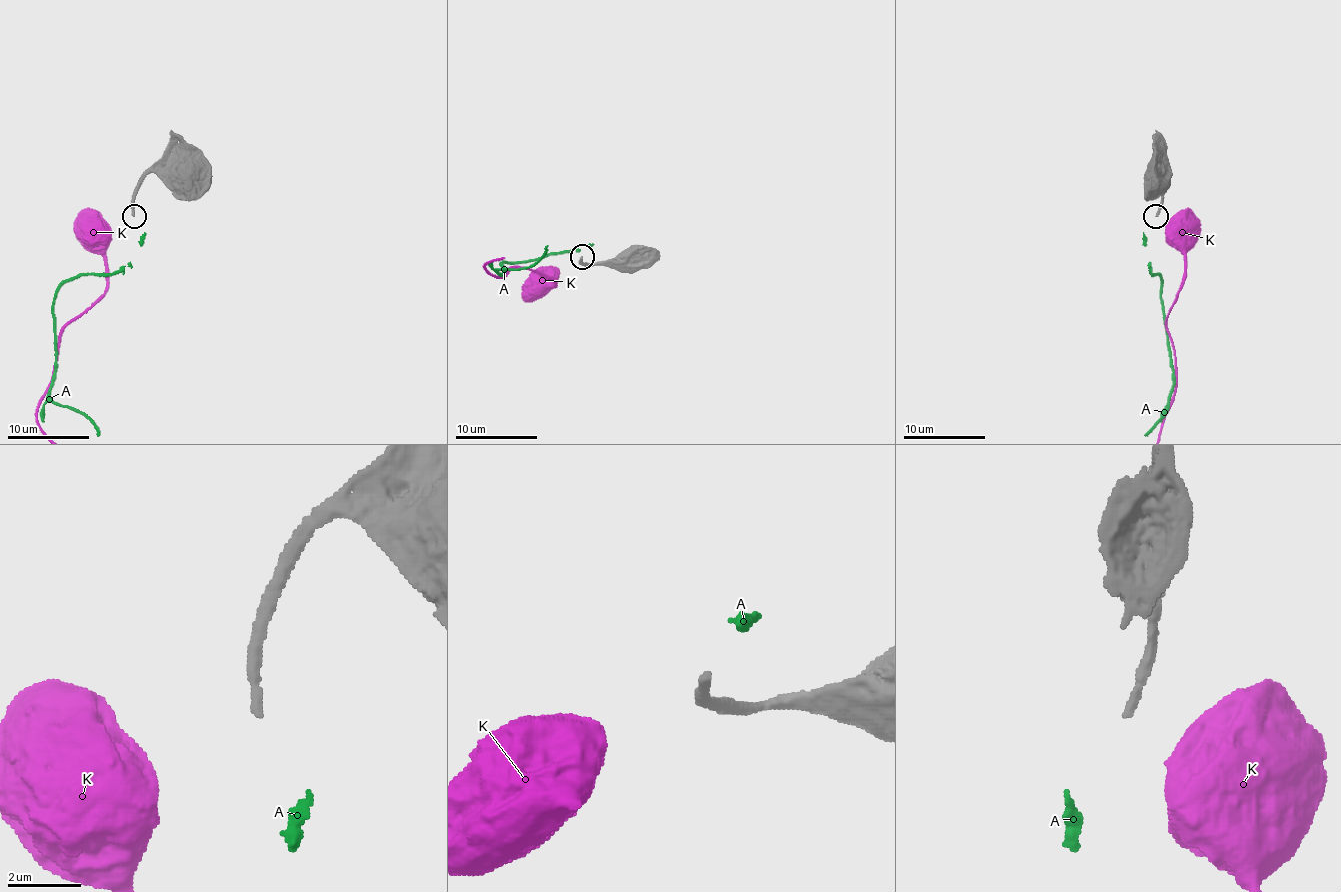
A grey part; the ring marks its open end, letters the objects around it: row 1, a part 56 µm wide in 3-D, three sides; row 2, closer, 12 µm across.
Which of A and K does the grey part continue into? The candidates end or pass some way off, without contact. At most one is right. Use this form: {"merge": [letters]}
{"merge": ["A"]}

